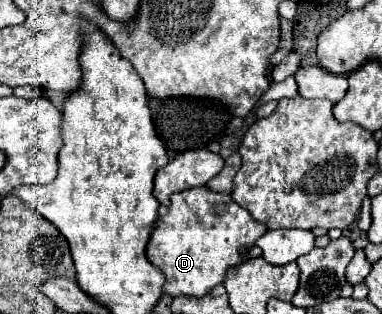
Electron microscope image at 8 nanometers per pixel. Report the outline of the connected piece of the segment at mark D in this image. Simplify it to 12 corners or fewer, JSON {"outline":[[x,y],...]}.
{"outline":[[171,194],[147,244],[165,292],[197,296],[261,256],[231,194]]}

